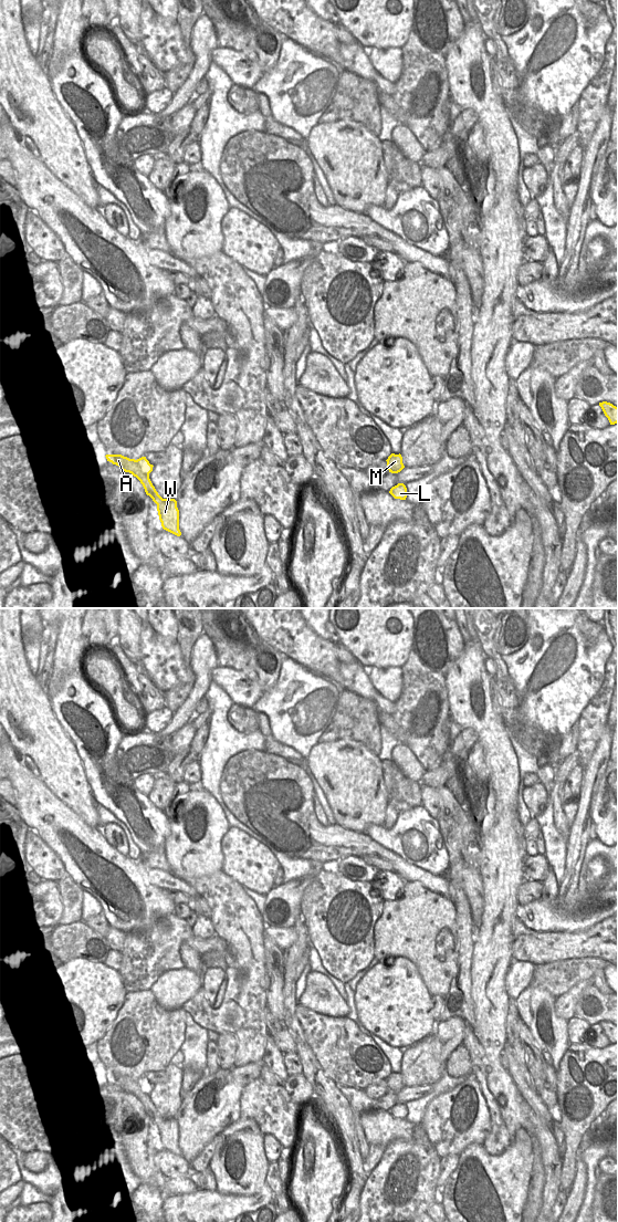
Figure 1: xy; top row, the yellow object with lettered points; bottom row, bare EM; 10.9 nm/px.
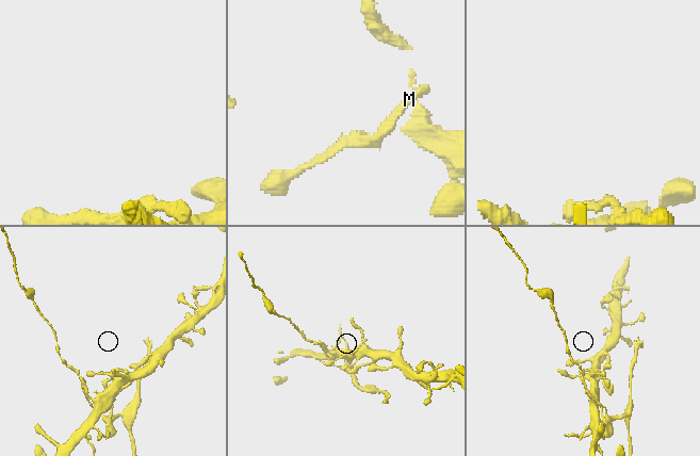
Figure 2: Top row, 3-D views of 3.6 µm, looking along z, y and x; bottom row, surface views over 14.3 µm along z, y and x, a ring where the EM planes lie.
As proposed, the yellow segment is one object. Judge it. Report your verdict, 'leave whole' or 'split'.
split

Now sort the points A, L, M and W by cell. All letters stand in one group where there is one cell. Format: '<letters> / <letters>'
A / L M W

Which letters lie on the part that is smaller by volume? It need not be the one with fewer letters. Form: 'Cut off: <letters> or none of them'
Cut off: A

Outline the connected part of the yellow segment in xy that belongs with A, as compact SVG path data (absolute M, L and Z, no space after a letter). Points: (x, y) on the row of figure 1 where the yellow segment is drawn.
M106 455L105 457L107 461L118 466L123 471L129 472L136 477L143 484L146 494L149 495L156 504L163 499L149 479L149 473L153 471L154 466L149 463L146 457L142 457L137 460L129 459L122 455Z

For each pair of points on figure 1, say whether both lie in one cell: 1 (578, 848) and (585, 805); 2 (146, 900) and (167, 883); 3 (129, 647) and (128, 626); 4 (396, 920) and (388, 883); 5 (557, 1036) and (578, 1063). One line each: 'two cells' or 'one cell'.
1: one cell
2: two cells
3: one cell
4: two cells
5: two cells

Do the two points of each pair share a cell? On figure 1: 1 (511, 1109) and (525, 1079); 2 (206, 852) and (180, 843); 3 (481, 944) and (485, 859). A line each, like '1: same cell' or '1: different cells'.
1: different cells
2: same cell
3: same cell

